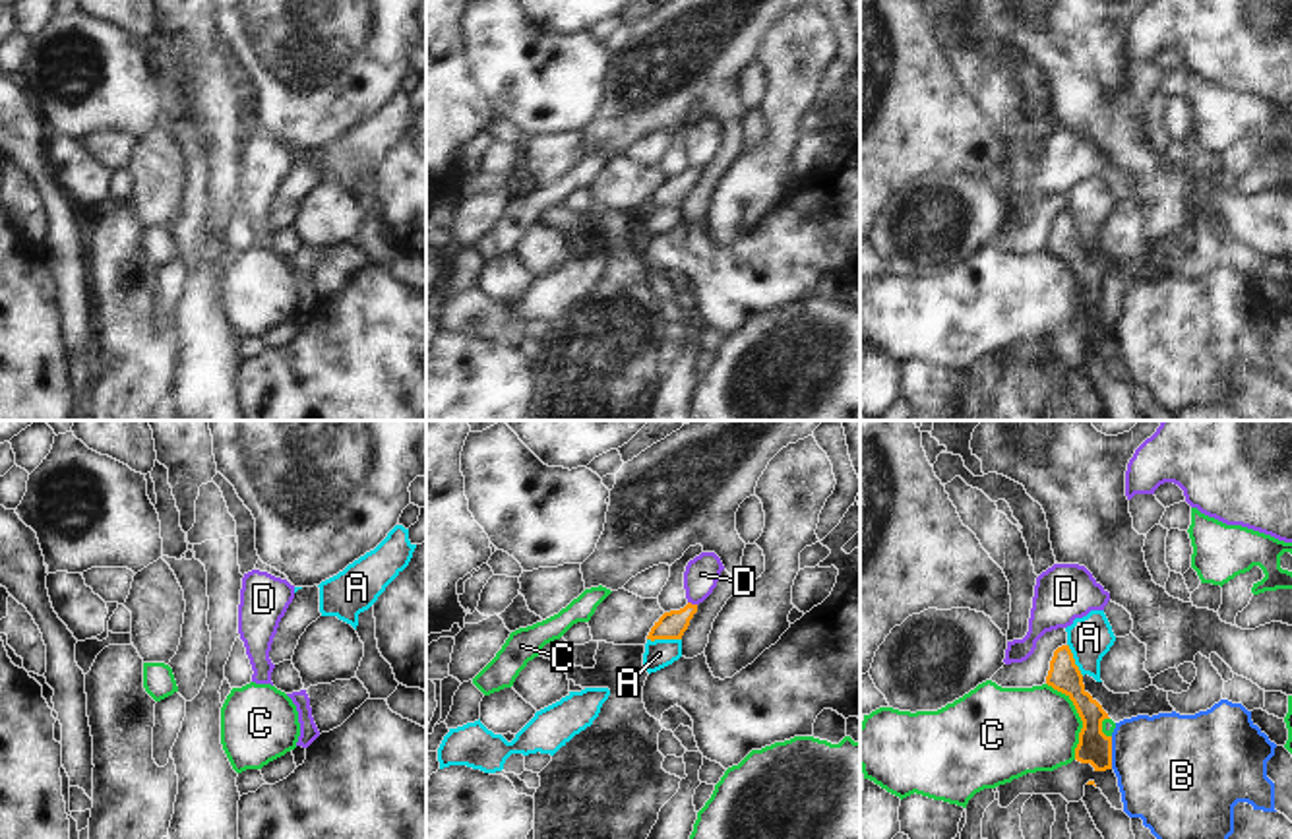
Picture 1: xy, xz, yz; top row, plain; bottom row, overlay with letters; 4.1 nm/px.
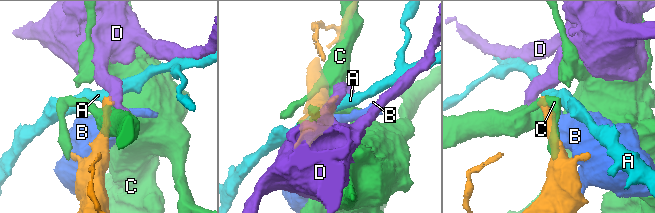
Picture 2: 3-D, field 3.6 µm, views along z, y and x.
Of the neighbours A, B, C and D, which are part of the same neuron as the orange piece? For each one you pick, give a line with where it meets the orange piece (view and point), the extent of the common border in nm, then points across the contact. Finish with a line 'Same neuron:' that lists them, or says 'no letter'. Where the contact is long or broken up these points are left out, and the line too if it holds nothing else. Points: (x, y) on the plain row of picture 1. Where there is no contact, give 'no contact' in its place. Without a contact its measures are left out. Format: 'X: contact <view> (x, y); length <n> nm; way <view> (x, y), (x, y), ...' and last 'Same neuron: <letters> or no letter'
Same neuron: no letter

